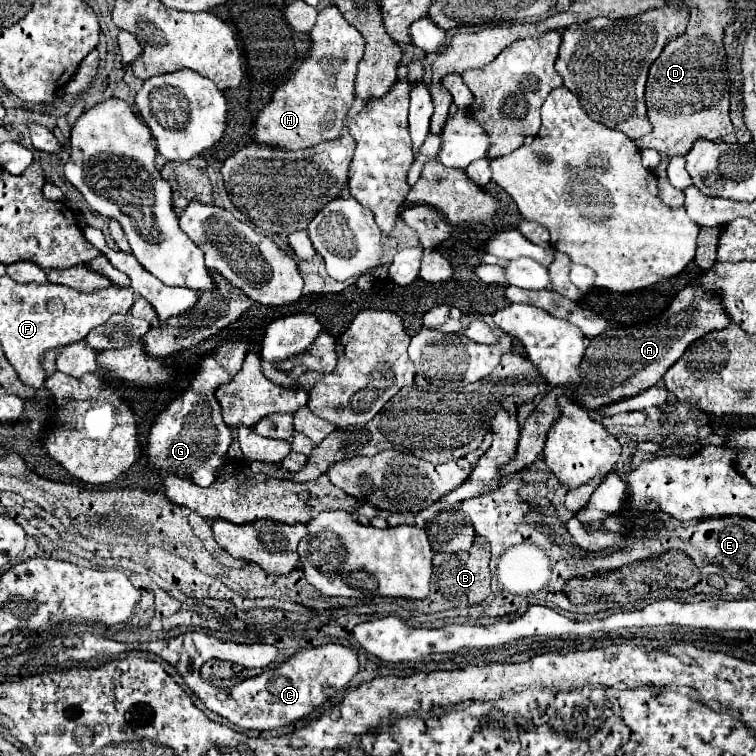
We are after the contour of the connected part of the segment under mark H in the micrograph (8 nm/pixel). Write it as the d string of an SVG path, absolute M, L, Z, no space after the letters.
M328 4L320 10L310 40L310 56L290 80L276 88L270 102L256 116L250 134L254 144L302 150L326 140L336 140L344 132L346 114L354 102L354 78L356 66L364 54L364 38L350 22L346 22L334 4Z

